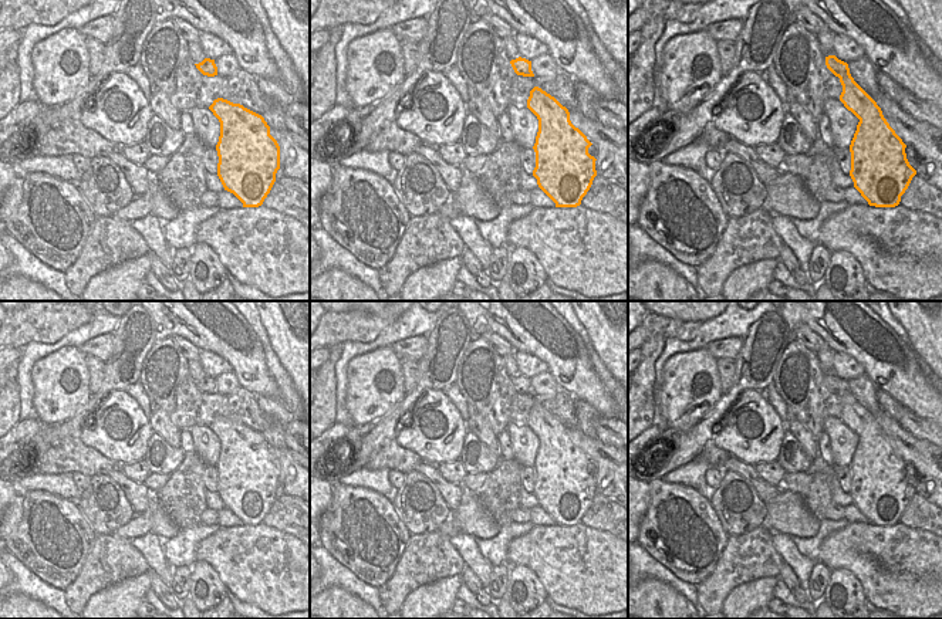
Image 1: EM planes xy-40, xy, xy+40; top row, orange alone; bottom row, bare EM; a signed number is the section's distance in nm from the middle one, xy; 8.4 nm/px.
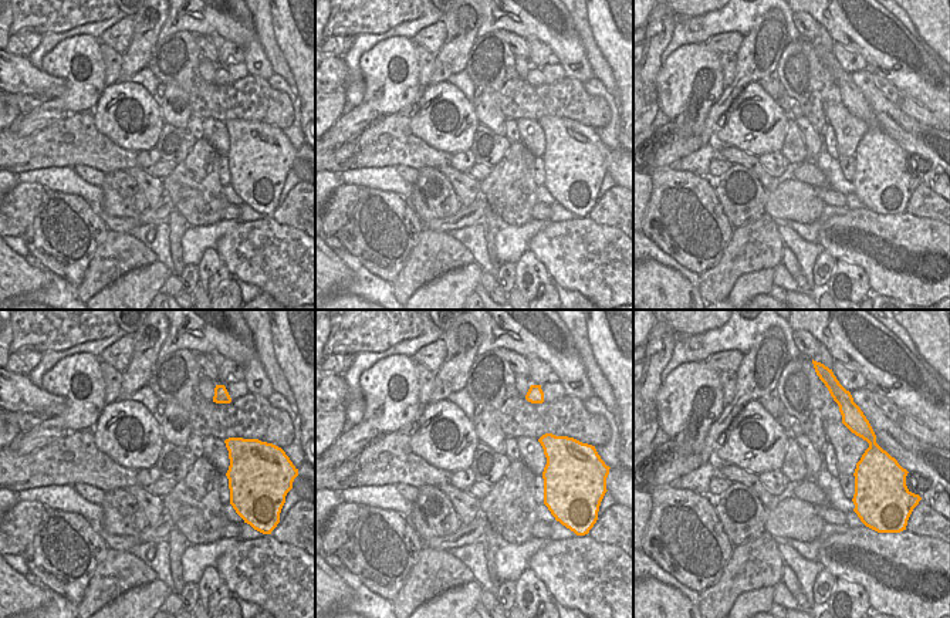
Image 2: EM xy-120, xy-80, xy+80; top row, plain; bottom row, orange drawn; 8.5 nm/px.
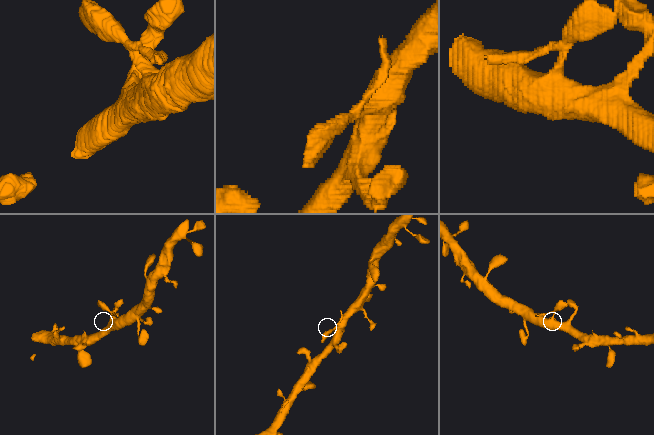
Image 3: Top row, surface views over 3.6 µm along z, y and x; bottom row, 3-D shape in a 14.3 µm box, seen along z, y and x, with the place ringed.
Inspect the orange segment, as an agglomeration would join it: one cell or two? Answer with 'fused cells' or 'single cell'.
single cell

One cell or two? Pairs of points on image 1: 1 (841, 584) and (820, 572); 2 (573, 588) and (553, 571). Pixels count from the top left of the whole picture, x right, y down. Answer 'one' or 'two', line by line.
1: two
2: one

